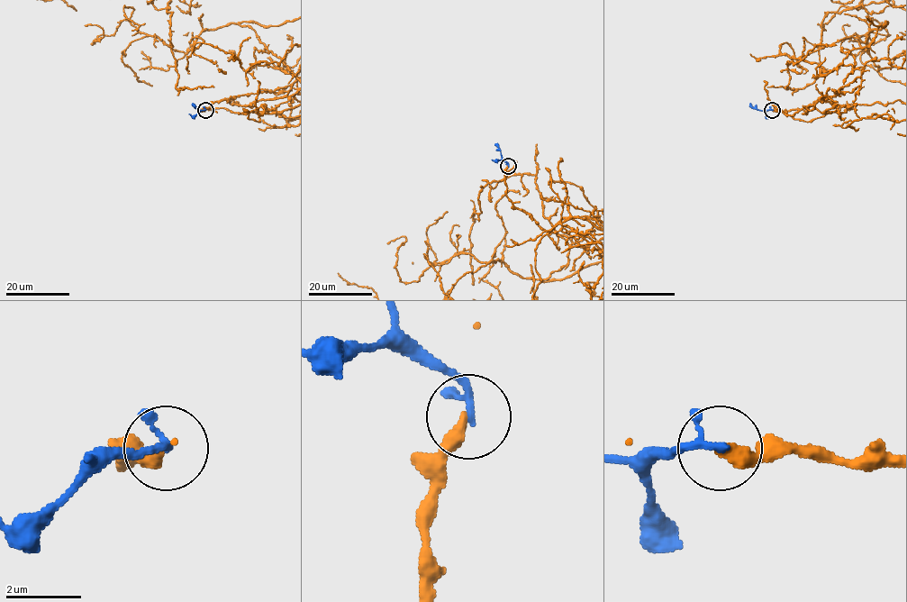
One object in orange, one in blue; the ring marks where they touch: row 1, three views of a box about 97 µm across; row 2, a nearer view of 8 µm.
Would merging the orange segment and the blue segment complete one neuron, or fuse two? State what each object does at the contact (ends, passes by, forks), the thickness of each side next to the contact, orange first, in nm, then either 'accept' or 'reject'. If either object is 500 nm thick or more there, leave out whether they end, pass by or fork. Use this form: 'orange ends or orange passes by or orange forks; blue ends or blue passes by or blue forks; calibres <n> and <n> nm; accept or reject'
orange ends; blue passes by; calibres 380 and 160 nm; reject

